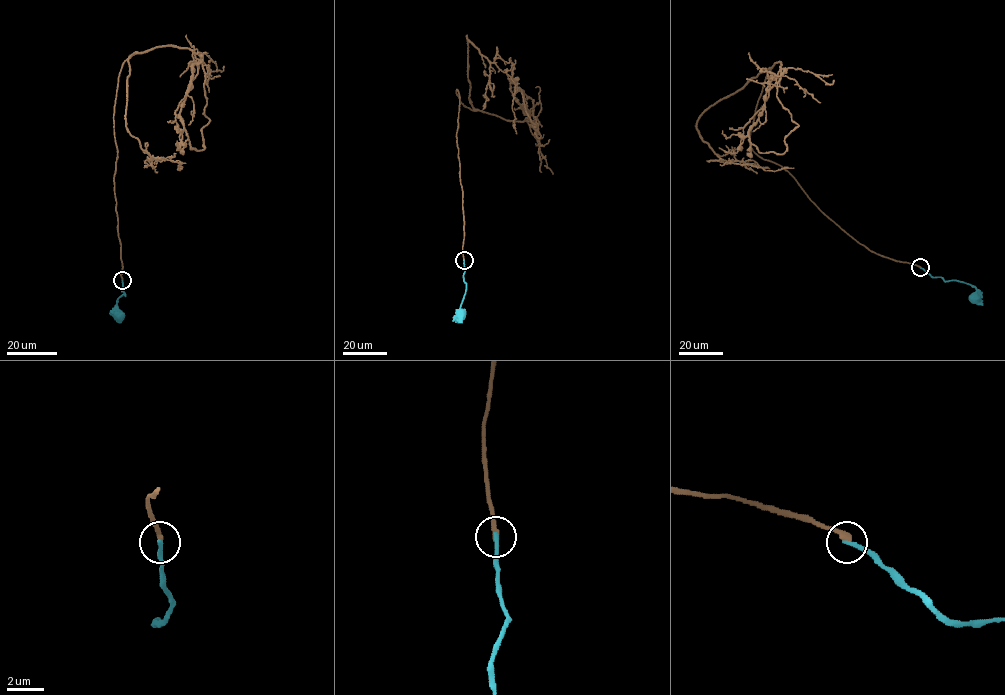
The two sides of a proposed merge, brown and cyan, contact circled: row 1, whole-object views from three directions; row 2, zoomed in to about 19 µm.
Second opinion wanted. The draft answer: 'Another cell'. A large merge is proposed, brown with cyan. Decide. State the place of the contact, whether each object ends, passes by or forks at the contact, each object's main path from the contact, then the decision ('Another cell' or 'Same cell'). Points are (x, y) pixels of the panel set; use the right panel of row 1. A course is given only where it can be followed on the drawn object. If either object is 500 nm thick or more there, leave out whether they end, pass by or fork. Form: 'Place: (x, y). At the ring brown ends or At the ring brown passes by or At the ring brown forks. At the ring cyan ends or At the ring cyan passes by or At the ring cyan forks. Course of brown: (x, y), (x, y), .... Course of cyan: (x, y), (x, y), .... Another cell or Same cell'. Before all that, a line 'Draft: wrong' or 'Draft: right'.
Draft: right
Place: (920, 267). At the ring brown ends. At the ring cyan ends. Course of brown: (920, 267), (858, 243), (787, 171), (752, 150), (770, 68), (698, 119), (700, 138), (724, 162), (793, 168). Course of cyan: (920, 268), (945, 281), (971, 284), (976, 289), (974, 298). Another cell

